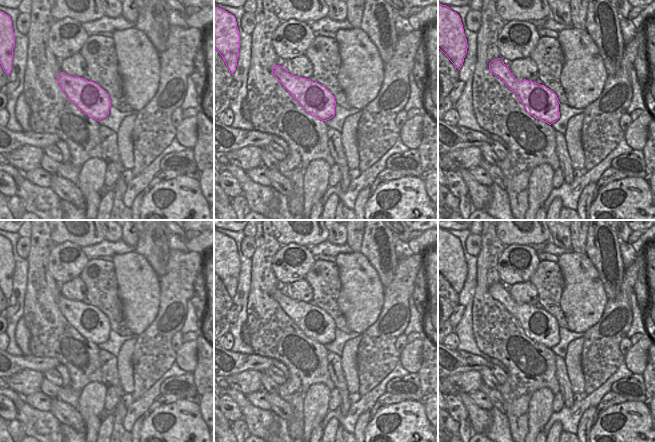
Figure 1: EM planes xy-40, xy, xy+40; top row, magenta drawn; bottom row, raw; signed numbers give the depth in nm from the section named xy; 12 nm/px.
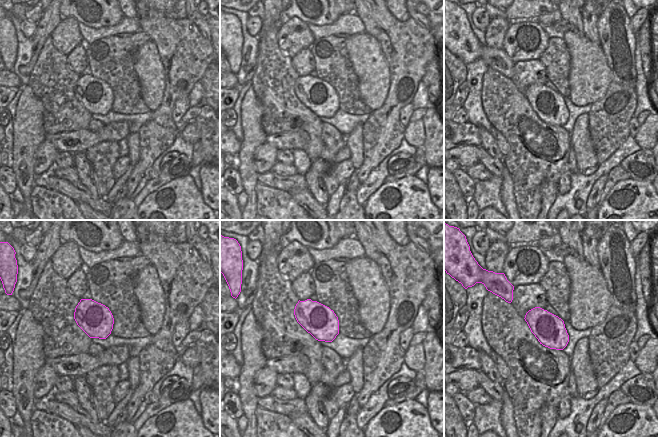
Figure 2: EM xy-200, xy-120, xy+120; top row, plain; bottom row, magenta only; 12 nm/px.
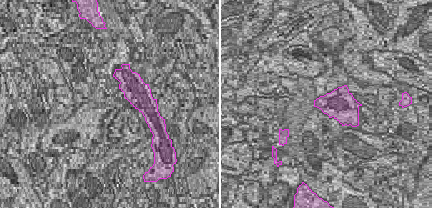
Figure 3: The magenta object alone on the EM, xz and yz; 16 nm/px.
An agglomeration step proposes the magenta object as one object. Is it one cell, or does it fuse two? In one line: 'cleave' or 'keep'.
keep

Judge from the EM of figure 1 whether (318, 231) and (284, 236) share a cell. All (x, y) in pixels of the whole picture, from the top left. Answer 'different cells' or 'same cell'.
same cell

